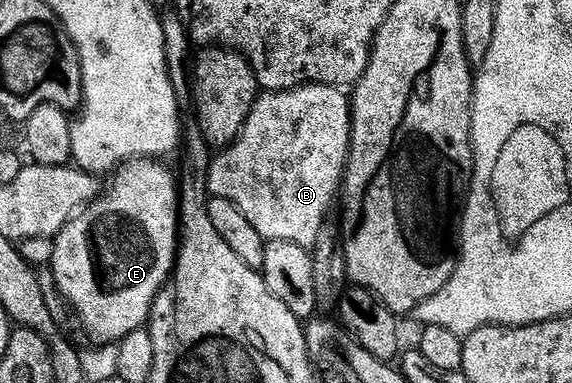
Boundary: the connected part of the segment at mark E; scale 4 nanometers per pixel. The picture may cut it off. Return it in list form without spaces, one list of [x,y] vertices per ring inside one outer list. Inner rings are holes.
[[[148,158],[146,160],[131,160],[122,165],[110,177],[111,189],[104,191],[99,199],[88,204],[76,219],[71,220],[58,236],[54,237],[55,249],[51,252],[51,268],[55,271],[55,280],[59,283],[59,288],[63,291],[63,296],[75,307],[75,312],[79,315],[79,320],[83,323],[83,328],[95,339],[96,345],[114,345],[116,342],[123,342],[129,334],[140,331],[143,324],[151,316],[151,311],[155,308],[155,295],[163,288],[163,283],[172,279],[177,268],[177,253],[181,248],[181,224],[179,228],[179,184],[175,181],[175,176],[163,165],[164,161],[159,158]]]

